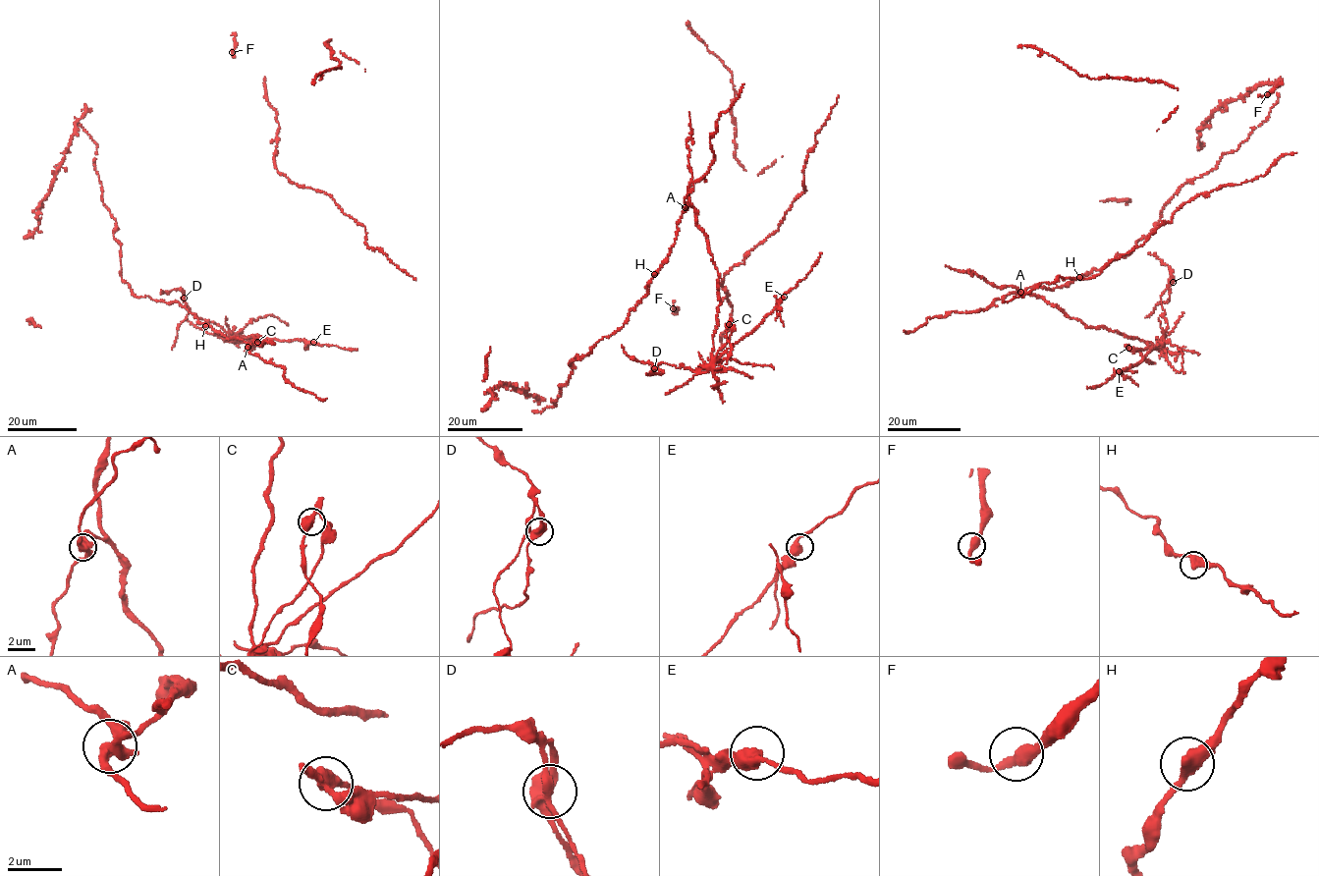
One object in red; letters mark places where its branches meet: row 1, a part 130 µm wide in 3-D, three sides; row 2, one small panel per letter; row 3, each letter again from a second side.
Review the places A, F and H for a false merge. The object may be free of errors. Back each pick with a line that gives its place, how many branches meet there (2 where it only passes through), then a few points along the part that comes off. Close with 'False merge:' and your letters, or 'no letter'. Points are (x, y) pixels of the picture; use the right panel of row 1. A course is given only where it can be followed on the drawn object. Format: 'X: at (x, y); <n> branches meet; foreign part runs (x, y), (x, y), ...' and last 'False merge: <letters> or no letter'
A: at (1020, 292); 3 branches meet
False merge: A

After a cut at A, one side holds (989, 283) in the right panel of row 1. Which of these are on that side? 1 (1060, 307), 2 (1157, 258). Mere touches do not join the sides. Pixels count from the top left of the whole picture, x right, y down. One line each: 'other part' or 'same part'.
1: same part
2: same part

